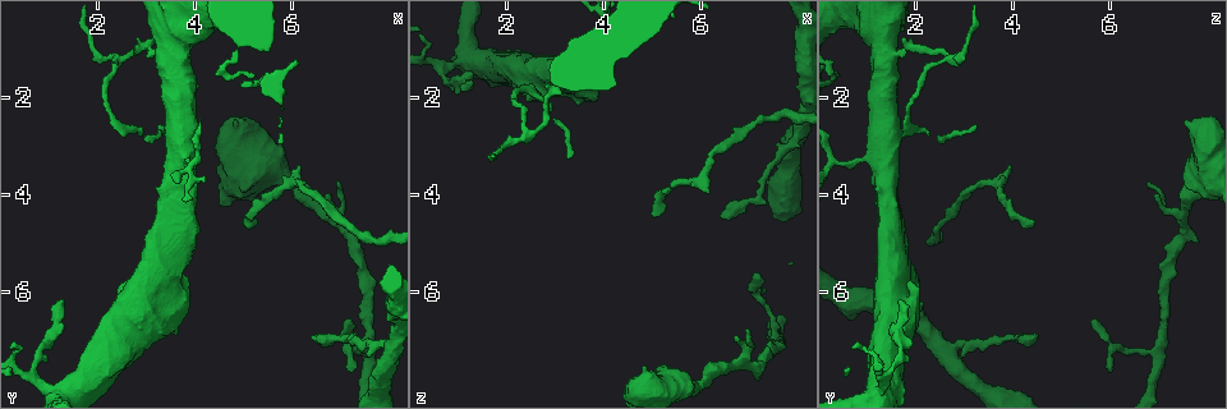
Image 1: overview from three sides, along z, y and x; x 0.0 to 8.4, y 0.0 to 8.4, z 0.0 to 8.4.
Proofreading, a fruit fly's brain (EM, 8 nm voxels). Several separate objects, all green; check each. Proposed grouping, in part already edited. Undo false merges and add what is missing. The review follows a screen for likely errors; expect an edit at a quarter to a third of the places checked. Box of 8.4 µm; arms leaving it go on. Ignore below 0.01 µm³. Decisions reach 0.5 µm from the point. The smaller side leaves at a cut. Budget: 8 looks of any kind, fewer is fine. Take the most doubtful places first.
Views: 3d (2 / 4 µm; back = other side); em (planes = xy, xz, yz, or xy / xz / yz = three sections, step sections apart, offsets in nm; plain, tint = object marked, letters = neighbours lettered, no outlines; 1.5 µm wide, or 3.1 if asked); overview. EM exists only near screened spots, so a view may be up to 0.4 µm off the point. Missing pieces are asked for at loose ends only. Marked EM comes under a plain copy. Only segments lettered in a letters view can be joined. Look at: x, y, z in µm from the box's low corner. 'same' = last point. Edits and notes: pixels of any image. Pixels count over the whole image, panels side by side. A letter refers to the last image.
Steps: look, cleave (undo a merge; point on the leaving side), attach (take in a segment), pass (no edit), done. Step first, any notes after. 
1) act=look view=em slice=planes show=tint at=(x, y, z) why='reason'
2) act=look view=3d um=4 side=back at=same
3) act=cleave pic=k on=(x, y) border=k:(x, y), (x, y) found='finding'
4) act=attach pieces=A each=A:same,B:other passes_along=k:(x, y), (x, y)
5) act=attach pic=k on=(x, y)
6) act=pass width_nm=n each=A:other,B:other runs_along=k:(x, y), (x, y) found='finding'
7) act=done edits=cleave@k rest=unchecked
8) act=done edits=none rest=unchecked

act=look view=3d um=2 side=back at=(7.25, 7.60, 6.05) why='free end'

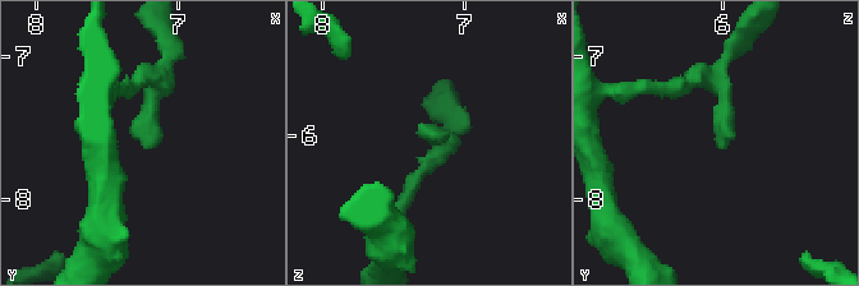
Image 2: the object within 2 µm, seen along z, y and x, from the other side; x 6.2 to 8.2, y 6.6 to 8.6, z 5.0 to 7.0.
act=look view=em slice=xz step=8 show=tint at=(7.24, 7.68, 6.02) why='need the tissue'

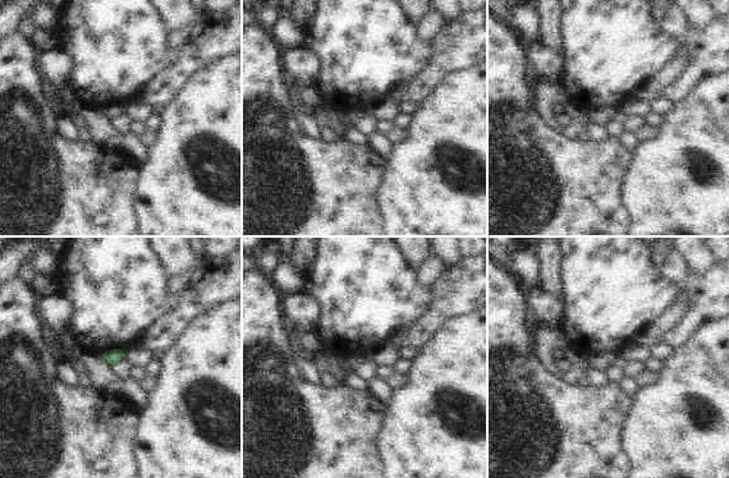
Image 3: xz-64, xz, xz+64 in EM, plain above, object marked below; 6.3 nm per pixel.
act=look view=em slice=planes show=letters at=same

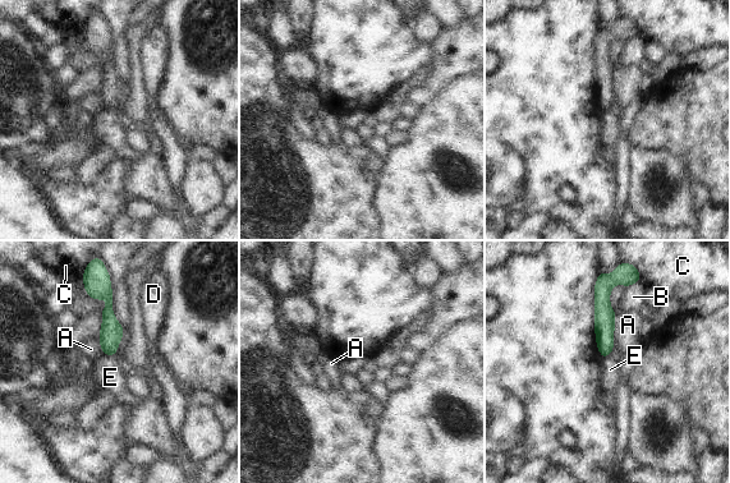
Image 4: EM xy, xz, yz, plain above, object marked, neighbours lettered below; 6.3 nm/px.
act=pass each=A:other,B:other,C:other,D:other,E:other runs_along=4:(607, 286), (604, 290), (604, 353) found='none of them fits'

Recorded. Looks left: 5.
act=look view=3d um=4 at=(3.85, 3.25, 1.20) why='thick turns thin'

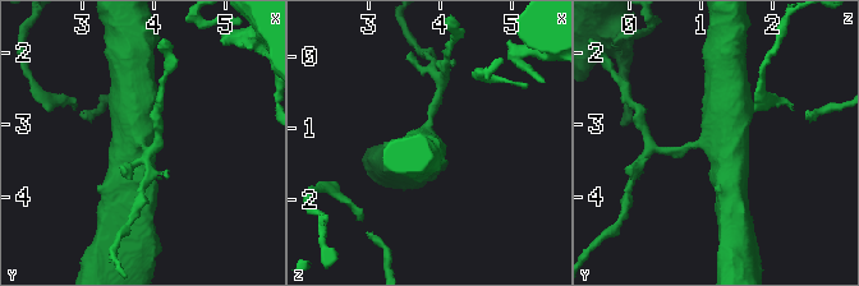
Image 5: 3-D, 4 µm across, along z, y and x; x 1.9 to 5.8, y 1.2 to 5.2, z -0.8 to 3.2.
act=look view=em slice=planes show=letters at=(3.85, 3.25, 1.15) arms=3

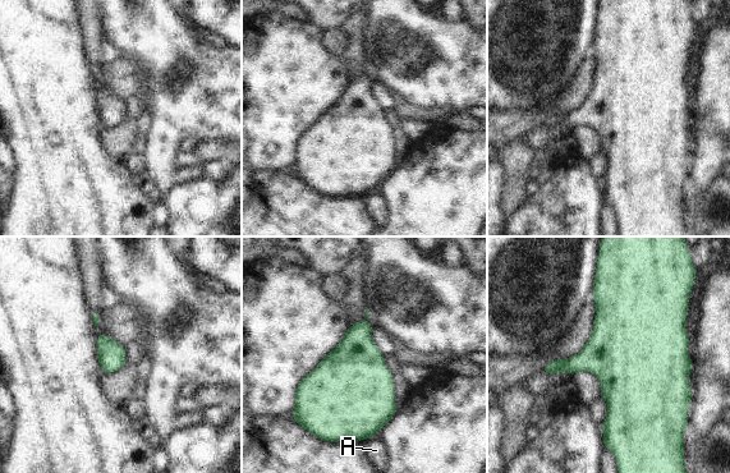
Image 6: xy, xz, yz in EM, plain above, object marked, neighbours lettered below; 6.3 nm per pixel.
act=pass each=A:other found='one neuron here'

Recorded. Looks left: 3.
act=look view=3d um=4 side=back at=(6.75, 4.35, 7.50) why='arms part here'

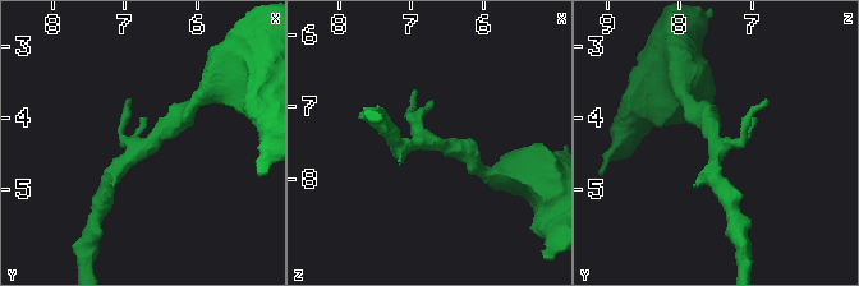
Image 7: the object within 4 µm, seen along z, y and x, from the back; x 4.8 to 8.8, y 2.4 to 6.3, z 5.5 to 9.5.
act=look view=em slice=planes show=tint at=(6.75, 4.45, 7.45)

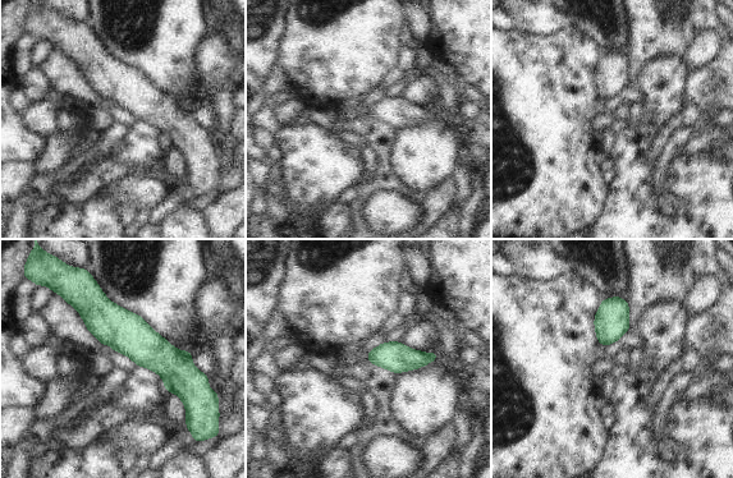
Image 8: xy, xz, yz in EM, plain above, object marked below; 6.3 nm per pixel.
act=look view=em slice=planes show=letters at=same

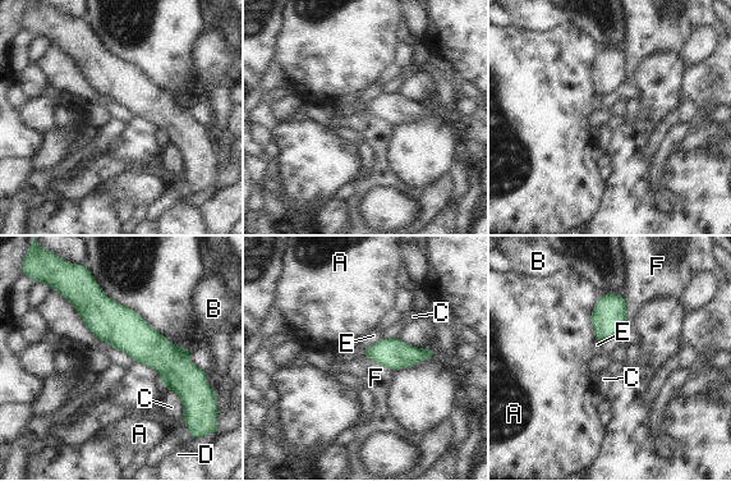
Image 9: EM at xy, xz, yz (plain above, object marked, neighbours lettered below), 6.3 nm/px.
act=pass each=A:other,B:other,C:other,D:other,E:other,F:other runs_along=9:(70, 273), (171, 374), (173, 385) found='continuous, no second neuron'

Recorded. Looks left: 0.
act=done edits=none rest=unchecked

